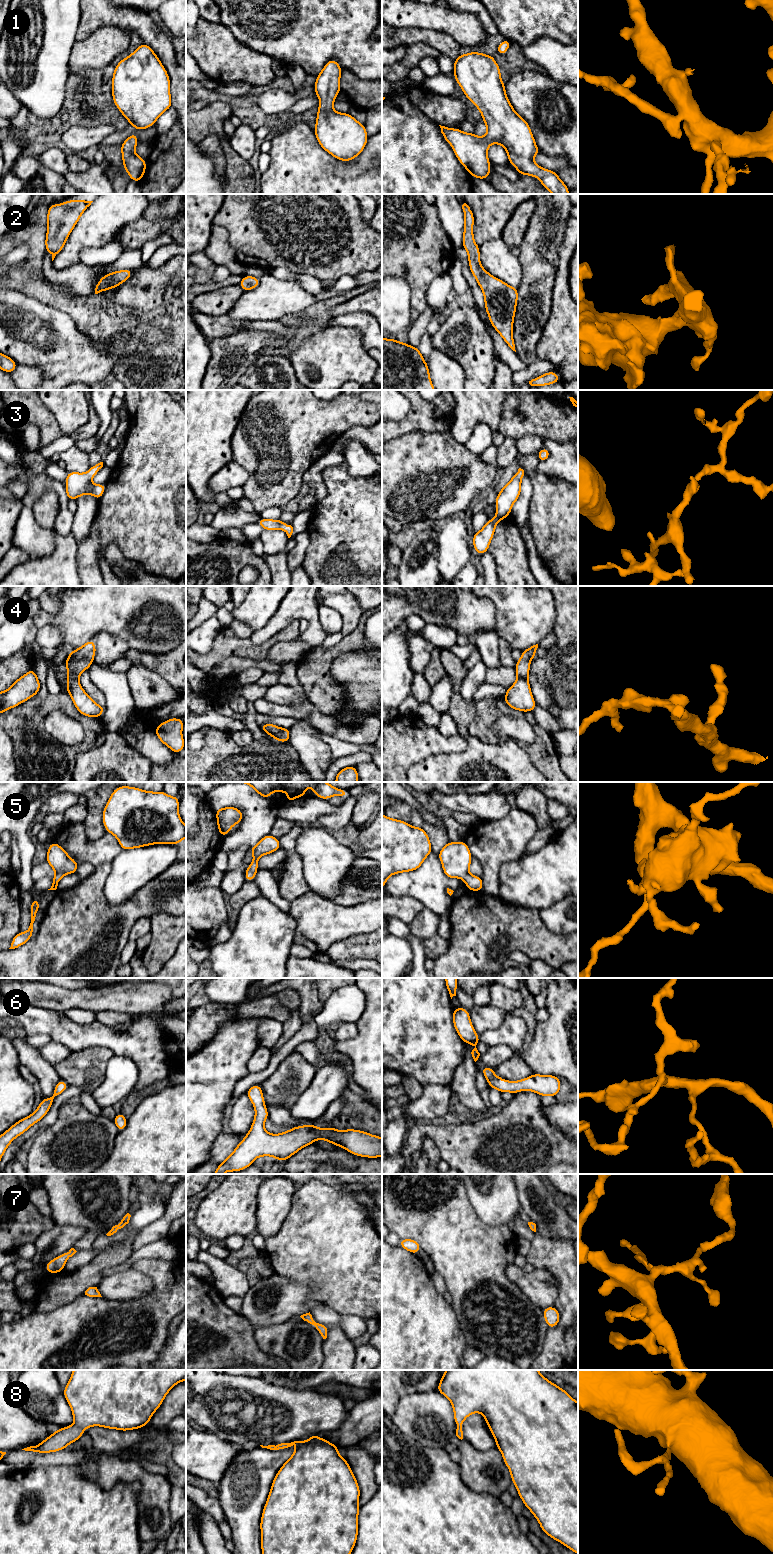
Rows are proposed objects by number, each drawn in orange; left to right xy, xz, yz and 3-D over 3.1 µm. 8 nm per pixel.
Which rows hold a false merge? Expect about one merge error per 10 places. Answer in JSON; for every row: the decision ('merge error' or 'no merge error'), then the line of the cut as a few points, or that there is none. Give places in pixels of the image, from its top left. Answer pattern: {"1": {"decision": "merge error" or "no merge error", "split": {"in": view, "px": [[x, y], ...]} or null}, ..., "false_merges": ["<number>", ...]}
{"1": {"decision": "no merge error", "split": null}, "2": {"decision": "no merge error", "split": null}, "3": {"decision": "no merge error", "split": null}, "4": {"decision": "no merge error", "split": null}, "5": {"decision": "no merge error", "split": null}, "6": {"decision": "no merge error", "split": null}, "7": {"decision": "no merge error", "split": null}, "8": {"decision": "no merge error", "split": null}, "false_merges": []}

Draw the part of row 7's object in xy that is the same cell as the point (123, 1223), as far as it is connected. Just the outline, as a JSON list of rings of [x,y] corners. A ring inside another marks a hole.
[[[127,1213],[123,1219],[115,1226],[112,1227],[112,1229],[106,1234],[107,1236],[111,1236],[114,1233],[116,1233],[118,1230],[123,1229],[127,1226],[127,1224],[129,1223],[131,1215],[129,1213]]]

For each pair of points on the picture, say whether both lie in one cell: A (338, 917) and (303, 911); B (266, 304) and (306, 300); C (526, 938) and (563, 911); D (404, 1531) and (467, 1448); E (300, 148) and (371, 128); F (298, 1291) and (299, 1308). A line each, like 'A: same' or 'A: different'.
A: same
B: same
C: different
D: different
E: different
F: same

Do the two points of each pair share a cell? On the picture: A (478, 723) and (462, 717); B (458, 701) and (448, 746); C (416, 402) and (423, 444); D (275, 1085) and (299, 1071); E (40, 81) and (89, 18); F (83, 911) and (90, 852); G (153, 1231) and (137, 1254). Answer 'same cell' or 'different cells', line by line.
A: different cells
B: different cells
C: different cells
D: same cell
E: different cells
F: different cells
G: different cells

